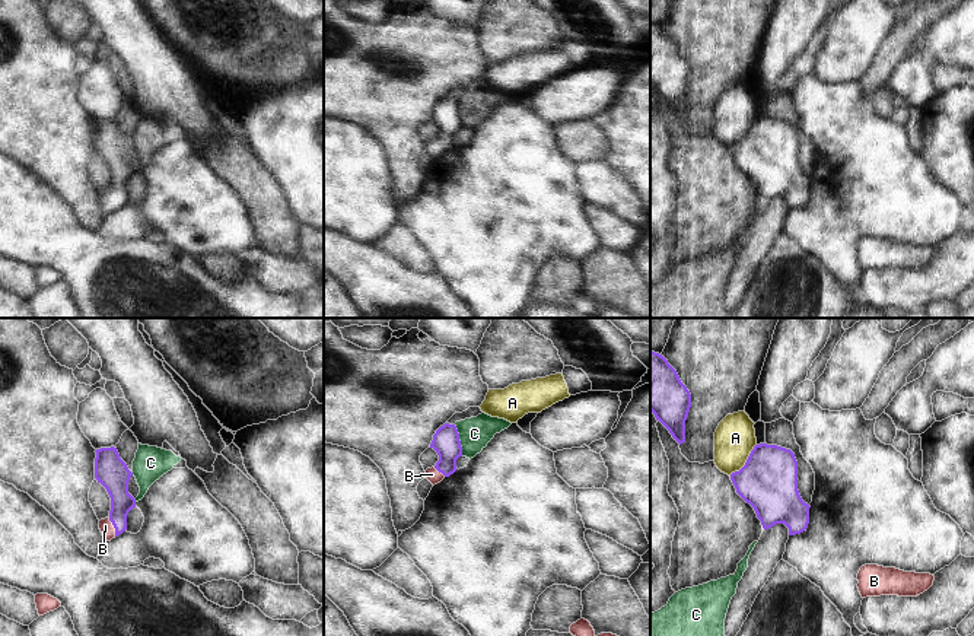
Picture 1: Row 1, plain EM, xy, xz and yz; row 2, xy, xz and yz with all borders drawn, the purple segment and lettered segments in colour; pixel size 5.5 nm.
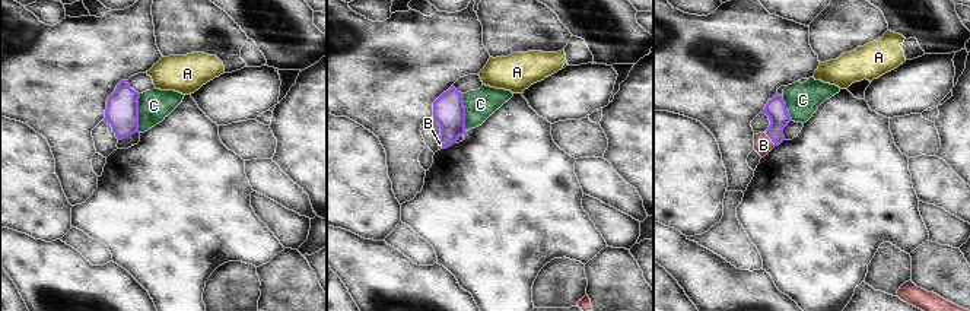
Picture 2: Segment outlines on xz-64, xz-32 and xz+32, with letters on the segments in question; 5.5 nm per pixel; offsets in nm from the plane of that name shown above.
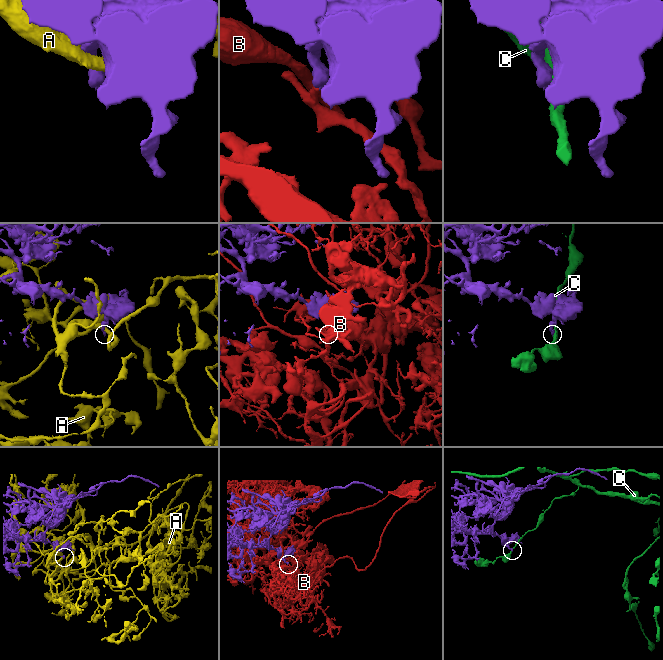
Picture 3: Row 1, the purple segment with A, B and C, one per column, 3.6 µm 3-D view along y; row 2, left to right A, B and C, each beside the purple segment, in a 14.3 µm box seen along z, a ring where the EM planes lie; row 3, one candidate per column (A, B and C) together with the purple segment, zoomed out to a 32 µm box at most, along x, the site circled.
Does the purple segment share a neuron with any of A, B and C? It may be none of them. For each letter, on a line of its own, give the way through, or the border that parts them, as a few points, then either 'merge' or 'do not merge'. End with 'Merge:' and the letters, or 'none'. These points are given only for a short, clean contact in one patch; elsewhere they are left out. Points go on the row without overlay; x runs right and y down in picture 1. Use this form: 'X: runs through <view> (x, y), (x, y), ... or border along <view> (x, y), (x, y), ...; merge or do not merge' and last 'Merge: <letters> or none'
A: do not merge
B: runs through xy (115, 155), (114, 200), (105, 199); merge
C: border along xz (454, 98), (462, 129); do not merge
Merge: B

